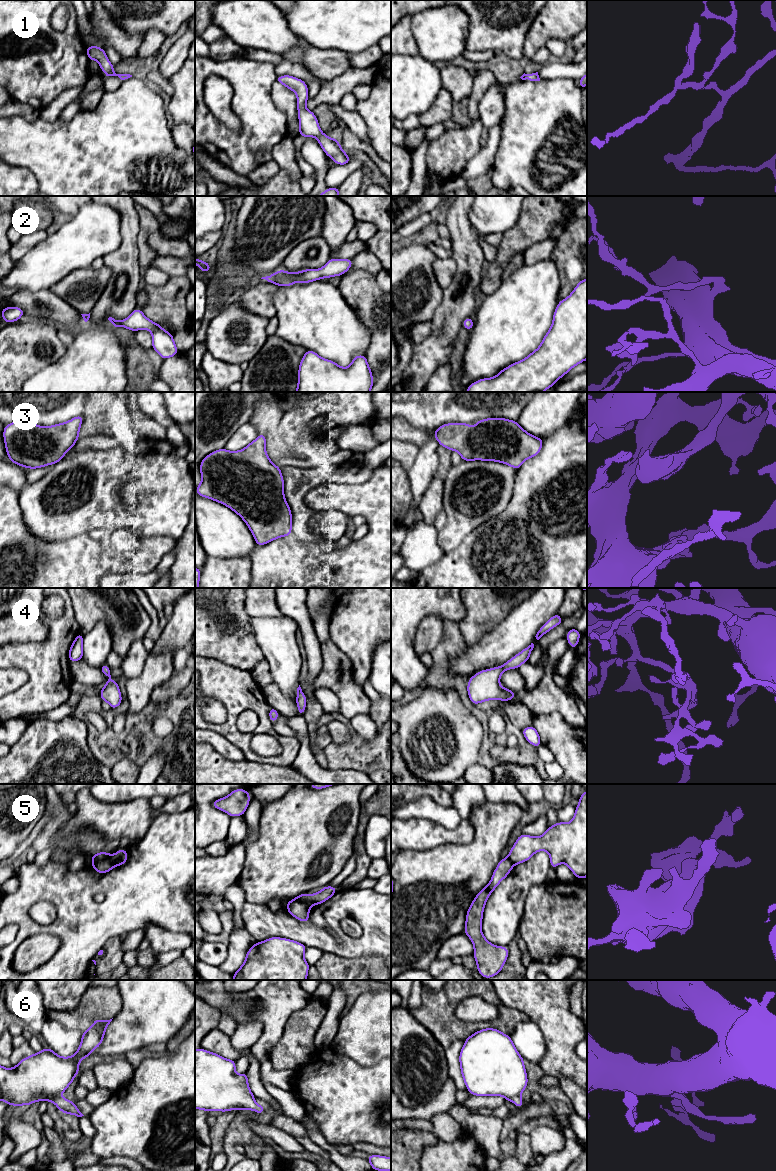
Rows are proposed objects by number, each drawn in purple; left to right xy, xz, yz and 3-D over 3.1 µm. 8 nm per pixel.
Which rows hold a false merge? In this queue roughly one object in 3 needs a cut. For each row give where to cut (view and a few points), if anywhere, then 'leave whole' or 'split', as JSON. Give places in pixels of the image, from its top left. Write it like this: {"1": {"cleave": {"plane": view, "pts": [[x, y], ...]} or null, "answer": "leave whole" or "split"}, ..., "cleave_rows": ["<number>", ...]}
{"1": {"cleave": null, "answer": "leave whole"}, "2": {"cleave": null, "answer": "leave whole"}, "3": {"cleave": null, "answer": "leave whole"}, "4": {"cleave": null, "answer": "leave whole"}, "5": {"cleave": {"plane": "xy", "pts": [[113, 856], [97, 862], [91, 862]]}, "answer": "split"}, "6": {"cleave": null, "answer": "leave whole"}, "cleave_rows": ["5"]}

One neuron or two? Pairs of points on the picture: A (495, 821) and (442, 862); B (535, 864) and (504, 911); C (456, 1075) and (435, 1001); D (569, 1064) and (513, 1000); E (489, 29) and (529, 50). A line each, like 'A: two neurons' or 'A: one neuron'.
A: one neuron
B: one neuron
C: two neurons
D: one neuron
E: two neurons

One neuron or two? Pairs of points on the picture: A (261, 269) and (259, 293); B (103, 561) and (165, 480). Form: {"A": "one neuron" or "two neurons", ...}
{"A": "two neurons", "B": "two neurons"}

